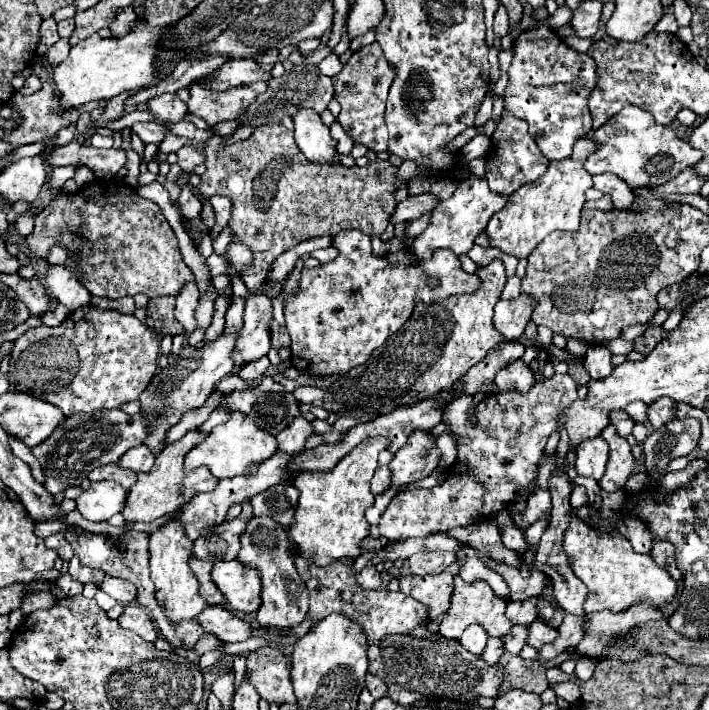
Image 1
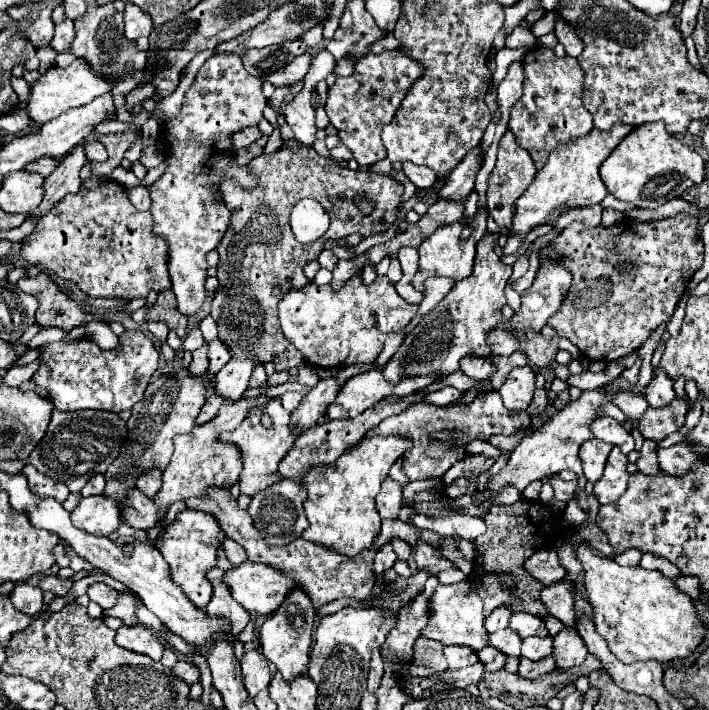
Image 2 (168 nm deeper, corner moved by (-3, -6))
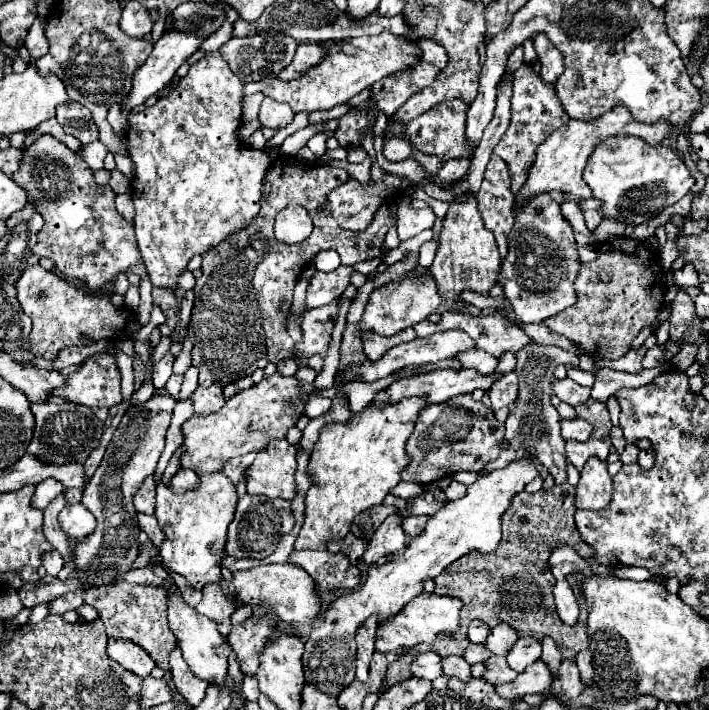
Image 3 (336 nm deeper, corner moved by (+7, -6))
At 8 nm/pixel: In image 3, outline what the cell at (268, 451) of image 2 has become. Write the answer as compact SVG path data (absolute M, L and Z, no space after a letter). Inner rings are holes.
M271 440L267 448L257 452L253 466L247 470L247 494L291 502L297 496L295 454L295 446L287 440Z

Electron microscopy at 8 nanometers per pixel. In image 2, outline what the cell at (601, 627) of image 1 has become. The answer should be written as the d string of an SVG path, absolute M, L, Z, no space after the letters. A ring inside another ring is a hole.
M563 626L563 630L553 640L555 640L553 652L555 652L557 668L569 670L569 668L581 666L585 662L585 656L589 654L589 650L575 628Z

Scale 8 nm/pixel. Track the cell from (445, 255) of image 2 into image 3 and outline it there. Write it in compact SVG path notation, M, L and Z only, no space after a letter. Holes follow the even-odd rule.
M415 272L411 276L405 276L401 282L391 282L383 288L377 288L371 292L365 312L357 324L359 338L365 338L367 332L373 332L379 336L395 336L401 330L405 330L417 322L423 322L429 314L433 314L437 310L439 304L441 304L441 296L439 296L437 284L431 276L427 276L425 272L423 274Z

